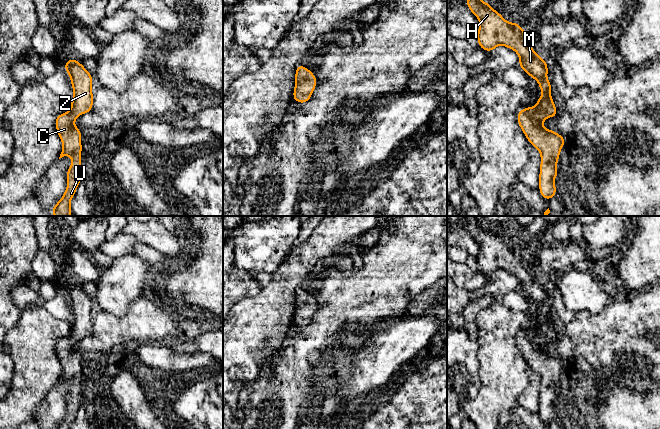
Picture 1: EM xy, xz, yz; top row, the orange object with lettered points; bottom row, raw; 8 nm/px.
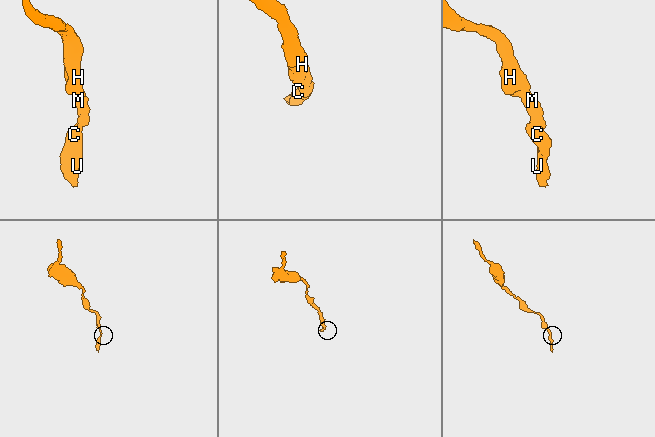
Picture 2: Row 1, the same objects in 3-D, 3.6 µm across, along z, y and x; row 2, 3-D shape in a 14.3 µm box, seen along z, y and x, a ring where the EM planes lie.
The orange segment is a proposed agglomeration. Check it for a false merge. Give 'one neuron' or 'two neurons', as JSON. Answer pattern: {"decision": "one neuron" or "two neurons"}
{"decision": "one neuron"}

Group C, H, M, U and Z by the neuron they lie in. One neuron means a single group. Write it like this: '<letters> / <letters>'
C H M U Z

